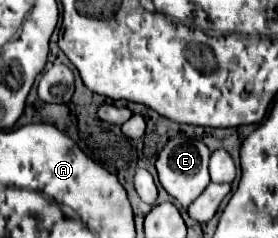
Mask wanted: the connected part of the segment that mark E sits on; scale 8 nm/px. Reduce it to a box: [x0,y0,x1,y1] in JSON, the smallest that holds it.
[157,136,209,208]

